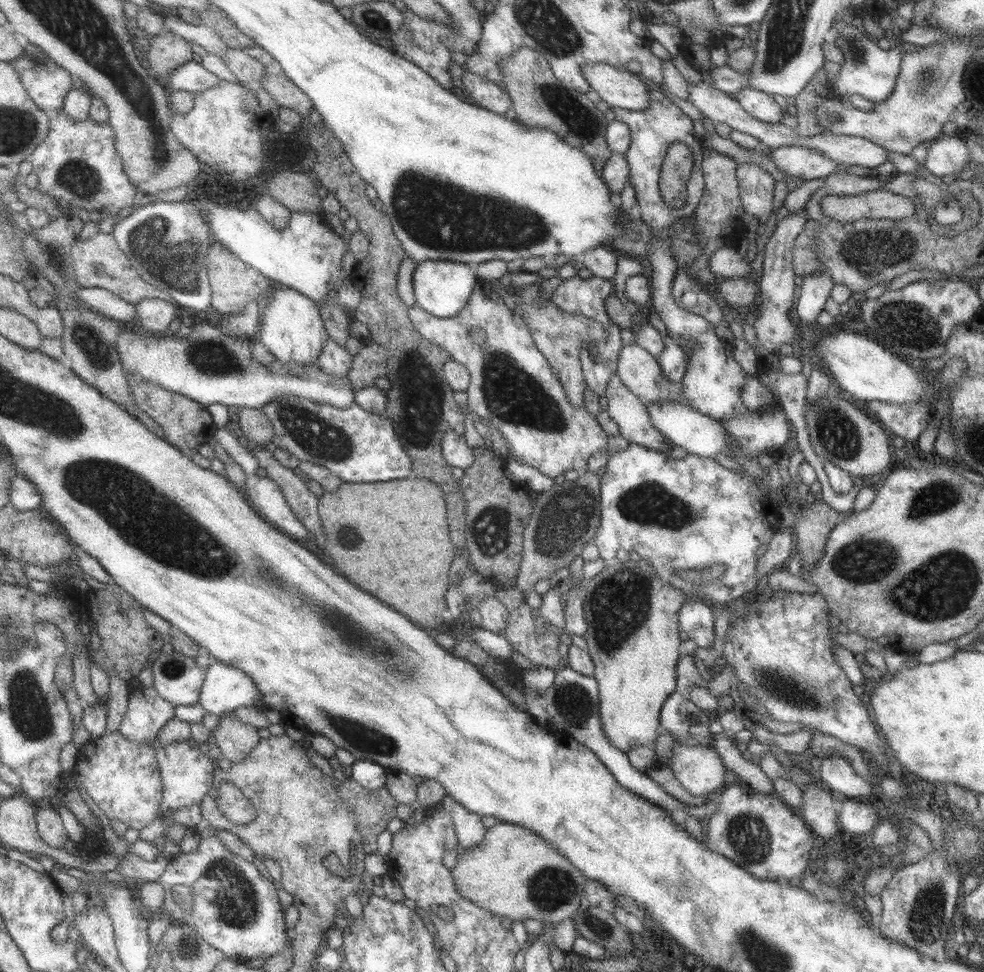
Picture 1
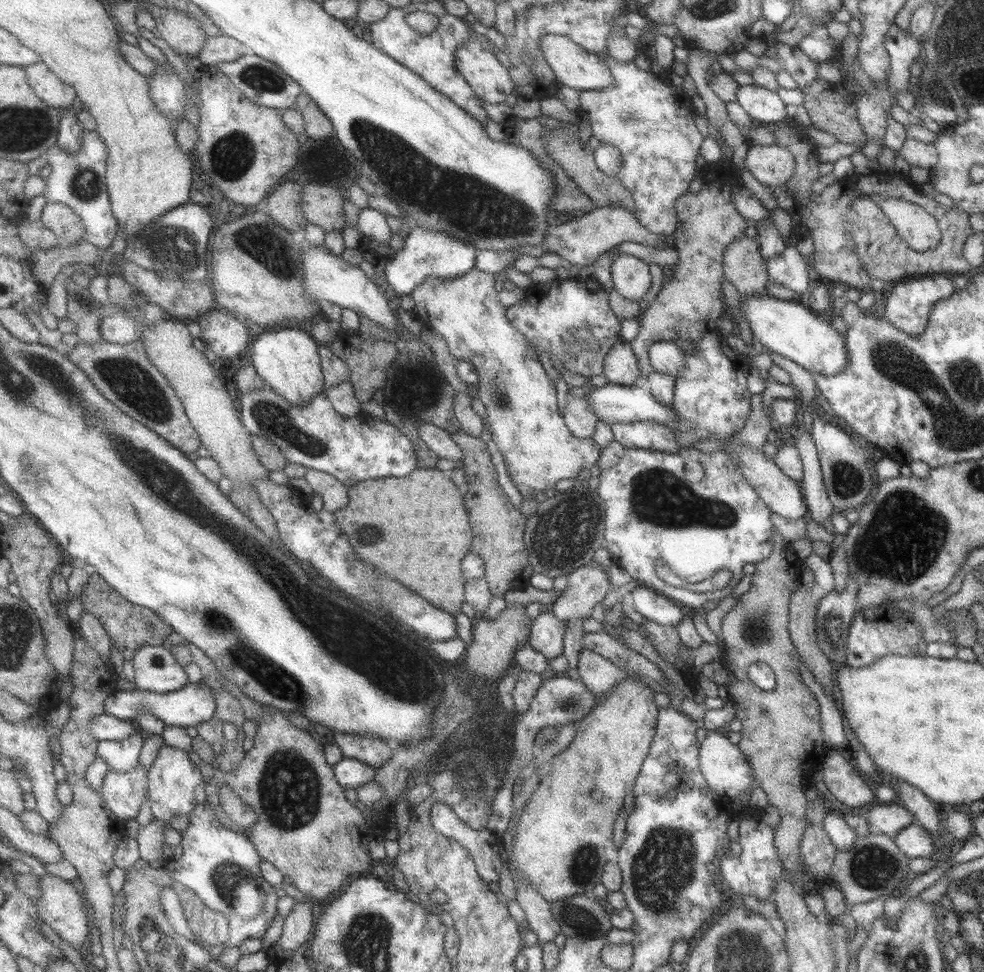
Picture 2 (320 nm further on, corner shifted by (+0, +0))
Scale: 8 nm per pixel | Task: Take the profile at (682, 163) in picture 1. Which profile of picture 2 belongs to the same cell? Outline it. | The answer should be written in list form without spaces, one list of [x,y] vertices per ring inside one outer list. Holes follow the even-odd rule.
[[[729,178],[716,182],[702,182],[697,194],[685,193],[675,201],[677,228],[672,235],[678,263],[673,266],[662,283],[661,290],[648,303],[649,307],[637,317],[640,327],[635,339],[630,342],[637,361],[638,376],[648,378],[652,371],[647,358],[648,348],[655,341],[677,338],[697,340],[706,332],[715,331],[715,320],[726,314],[721,292],[721,282],[725,280],[722,271],[722,254],[726,246],[744,237],[746,220],[735,209],[732,195],[737,182]]]

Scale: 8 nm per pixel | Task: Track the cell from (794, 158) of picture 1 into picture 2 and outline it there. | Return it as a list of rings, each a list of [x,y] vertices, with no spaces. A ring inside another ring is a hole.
[[[775,144],[749,145],[744,169],[761,185],[774,188],[790,180],[795,171],[794,164],[794,157],[785,148]]]

